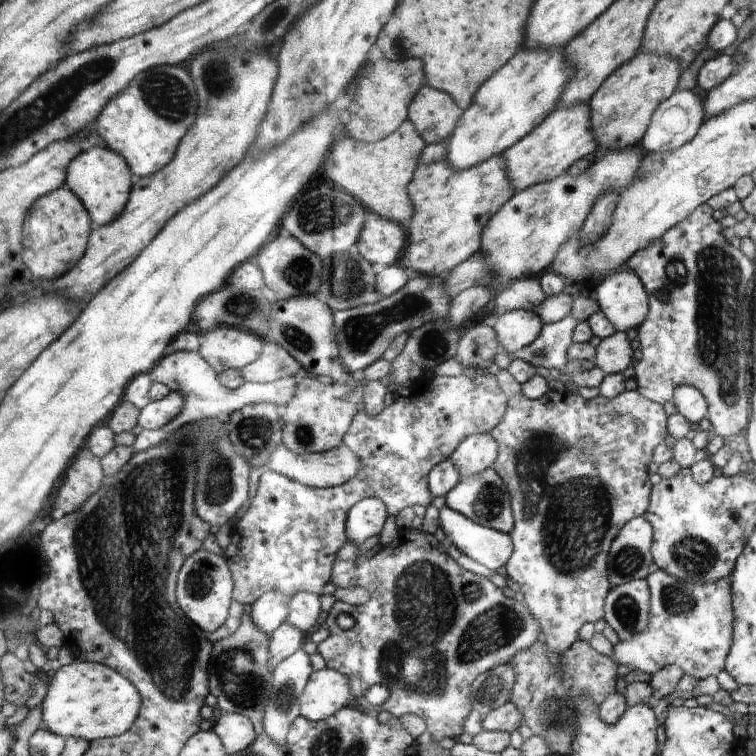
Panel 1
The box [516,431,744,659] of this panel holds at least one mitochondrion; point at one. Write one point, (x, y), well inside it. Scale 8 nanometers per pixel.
(694, 556)

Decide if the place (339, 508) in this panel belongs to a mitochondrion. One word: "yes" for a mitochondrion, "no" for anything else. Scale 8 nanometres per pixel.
no

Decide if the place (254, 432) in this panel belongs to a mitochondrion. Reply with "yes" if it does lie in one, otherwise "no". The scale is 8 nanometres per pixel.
yes

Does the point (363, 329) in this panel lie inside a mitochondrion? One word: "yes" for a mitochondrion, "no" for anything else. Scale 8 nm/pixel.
yes

